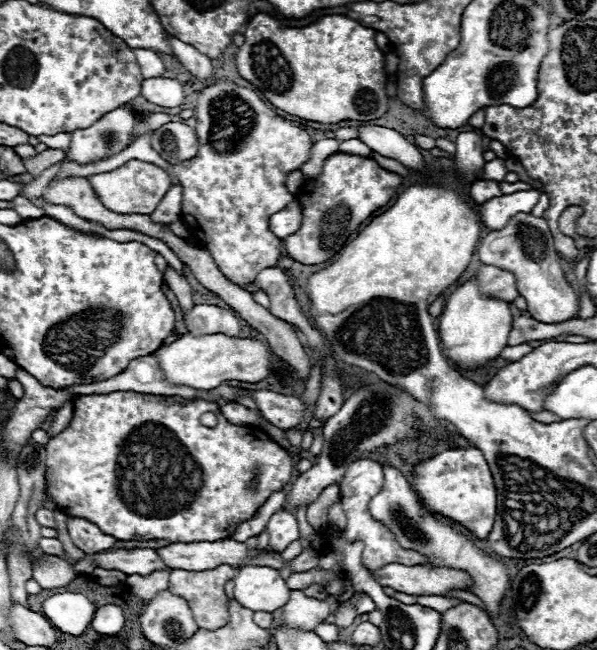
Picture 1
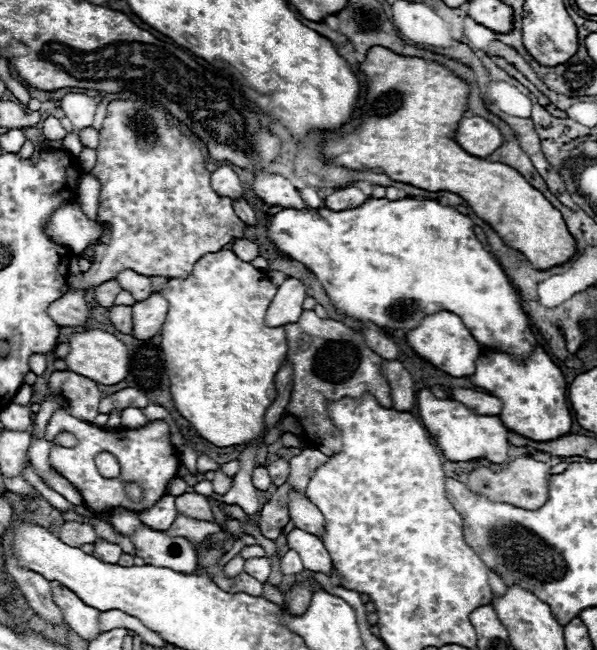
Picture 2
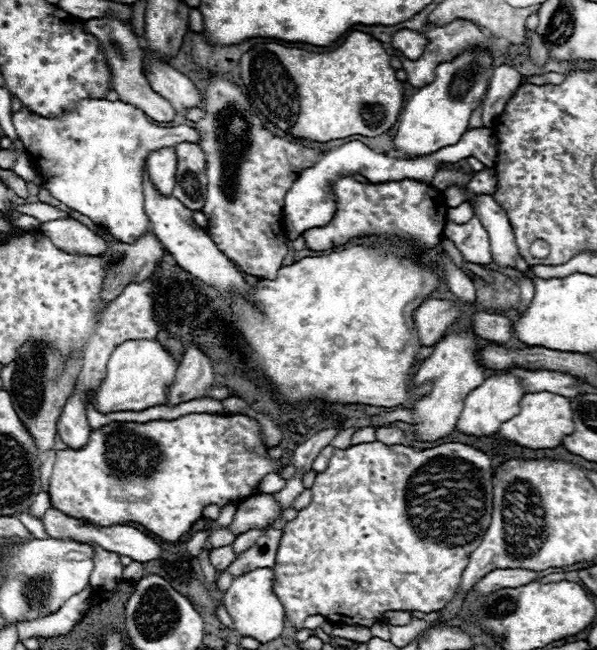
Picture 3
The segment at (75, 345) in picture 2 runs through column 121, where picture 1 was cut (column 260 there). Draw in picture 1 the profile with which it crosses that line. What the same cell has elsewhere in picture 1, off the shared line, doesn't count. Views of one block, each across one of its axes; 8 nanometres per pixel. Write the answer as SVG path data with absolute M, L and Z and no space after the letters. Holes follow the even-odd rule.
M188 332L176 342L160 346L154 354L158 356L160 368L170 382L202 390L212 390L228 380L260 382L272 374L272 356L268 352L268 346L256 338L230 338L226 334L194 336Z

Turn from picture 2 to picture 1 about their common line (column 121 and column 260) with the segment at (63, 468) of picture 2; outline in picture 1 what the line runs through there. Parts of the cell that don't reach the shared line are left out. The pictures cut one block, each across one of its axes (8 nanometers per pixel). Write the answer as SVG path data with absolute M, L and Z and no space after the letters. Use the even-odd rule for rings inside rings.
M118 390L118 392L110 392L110 394L86 394L76 398L74 402L74 416L68 424L66 430L62 430L58 436L54 436L50 440L50 444L46 446L46 488L50 492L50 496L54 498L54 502L60 506L62 512L70 514L70 516L78 516L78 518L86 518L90 522L94 522L104 534L110 534L118 540L168 540L170 544L190 544L190 542L214 542L214 540L224 540L230 538L236 532L236 526L240 522L250 520L258 508L268 500L268 496L276 490L282 490L290 476L292 476L292 456L280 448L276 442L272 442L272 438L262 430L262 428L254 428L254 426L234 426L230 424L220 408L214 402L206 402L206 400L192 400L188 404L180 404L180 402L168 402L166 396L156 396L156 394L140 394L140 392L132 392L132 390ZM204 412L214 412L218 418L218 424L214 428L208 428L200 422L200 416ZM256 468L260 468L258 474L258 484L252 490L250 484L254 480Z

